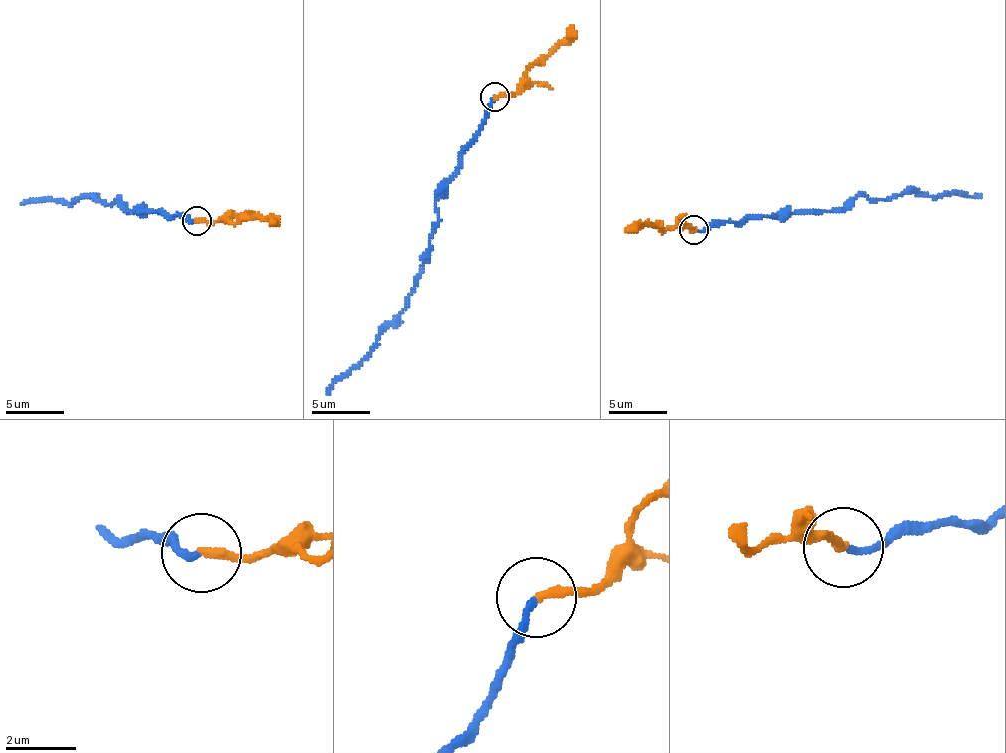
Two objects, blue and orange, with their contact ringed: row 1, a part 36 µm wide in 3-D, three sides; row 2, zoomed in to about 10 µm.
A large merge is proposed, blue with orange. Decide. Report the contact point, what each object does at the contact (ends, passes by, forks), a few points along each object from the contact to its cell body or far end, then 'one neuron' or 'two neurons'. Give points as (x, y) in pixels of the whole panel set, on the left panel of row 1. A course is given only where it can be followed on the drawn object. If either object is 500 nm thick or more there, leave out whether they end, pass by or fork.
(196, 221) | blue ends | orange ends | blue via (195, 221), (162, 212), (127, 211), (118, 198), (105, 204), (90, 197), (63, 204), (54, 200), (21, 204) | orange via (195, 221), (228, 218), (234, 223), (267, 216), (276, 223) | two neurons

